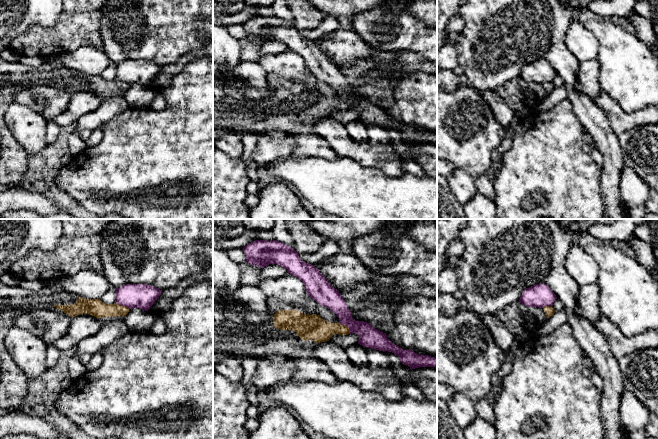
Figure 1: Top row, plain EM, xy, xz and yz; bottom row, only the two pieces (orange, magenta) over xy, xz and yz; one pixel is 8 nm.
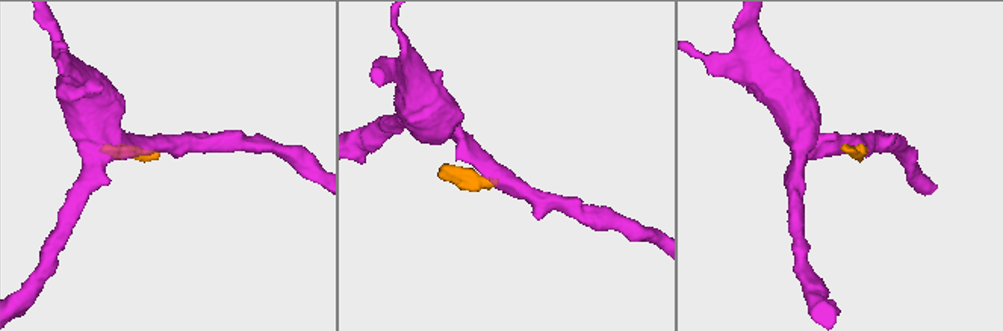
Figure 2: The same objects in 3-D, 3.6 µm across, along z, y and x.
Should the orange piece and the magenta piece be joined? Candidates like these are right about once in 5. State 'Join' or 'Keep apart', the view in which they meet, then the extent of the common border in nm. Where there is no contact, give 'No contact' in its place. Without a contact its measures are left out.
Keep apart. Touches orange in xz. Shared border 130 nm

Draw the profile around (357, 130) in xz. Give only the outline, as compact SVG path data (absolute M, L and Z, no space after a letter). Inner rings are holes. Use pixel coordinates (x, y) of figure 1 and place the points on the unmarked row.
M360 120L350 121L345 123L345 128L349 136L358 143L368 142L368 129L365 123Z

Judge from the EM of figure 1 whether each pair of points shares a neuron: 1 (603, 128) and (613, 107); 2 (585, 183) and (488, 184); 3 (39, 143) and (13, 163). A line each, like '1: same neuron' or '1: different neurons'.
1: different neurons
2: different neurons
3: different neurons

